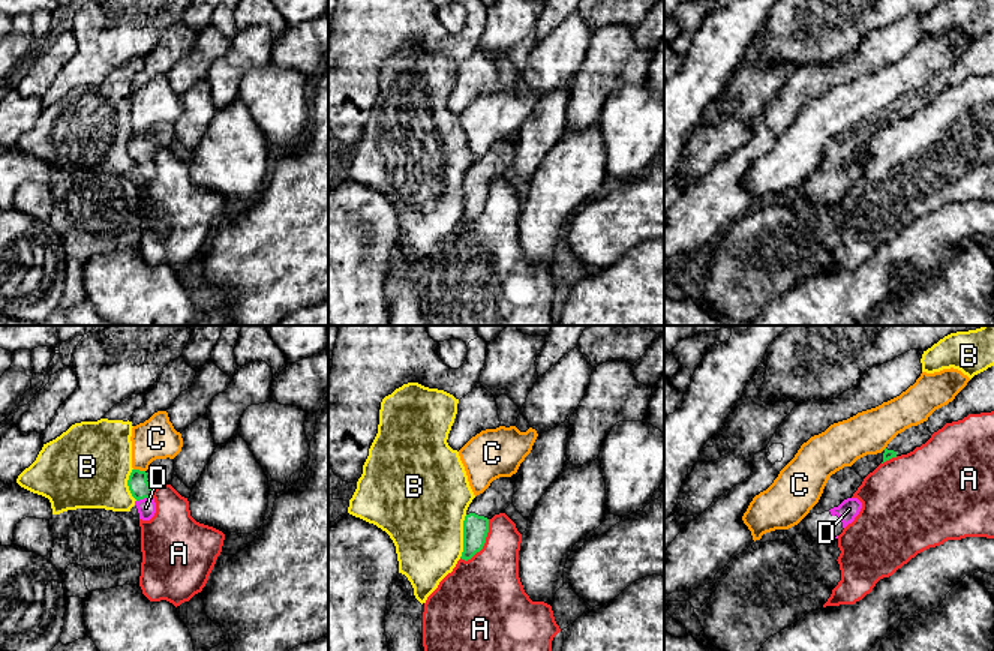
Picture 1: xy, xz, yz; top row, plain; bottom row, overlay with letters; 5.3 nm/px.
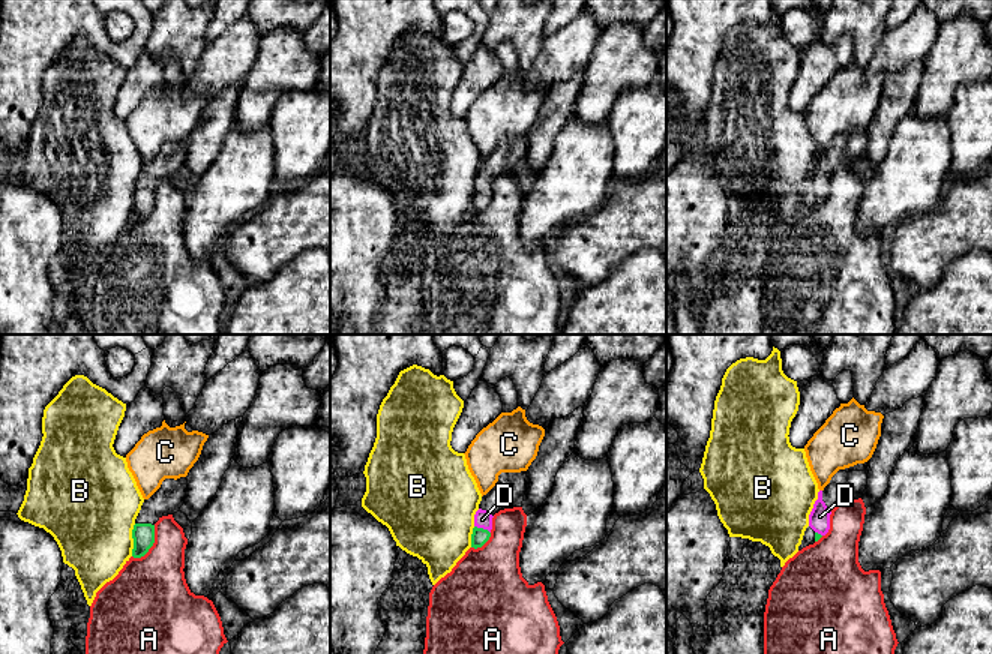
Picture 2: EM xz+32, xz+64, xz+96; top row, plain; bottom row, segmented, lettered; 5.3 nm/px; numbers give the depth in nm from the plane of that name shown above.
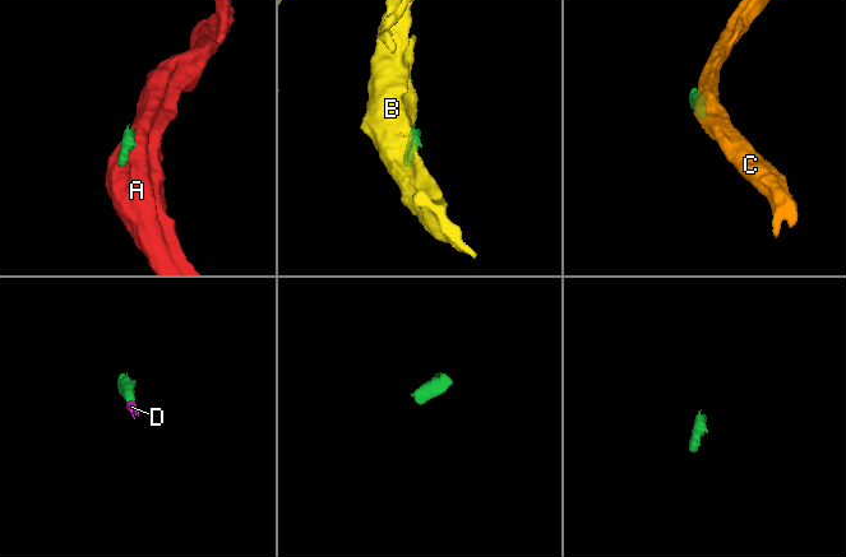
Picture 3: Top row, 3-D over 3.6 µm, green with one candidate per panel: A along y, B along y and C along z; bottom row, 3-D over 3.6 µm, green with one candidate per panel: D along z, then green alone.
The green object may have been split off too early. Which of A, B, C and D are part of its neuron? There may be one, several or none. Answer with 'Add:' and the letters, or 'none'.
Add: D

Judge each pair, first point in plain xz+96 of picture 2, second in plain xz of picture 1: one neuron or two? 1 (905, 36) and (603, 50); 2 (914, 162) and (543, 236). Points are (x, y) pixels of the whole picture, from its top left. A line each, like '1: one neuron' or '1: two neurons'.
1: two neurons
2: one neuron

